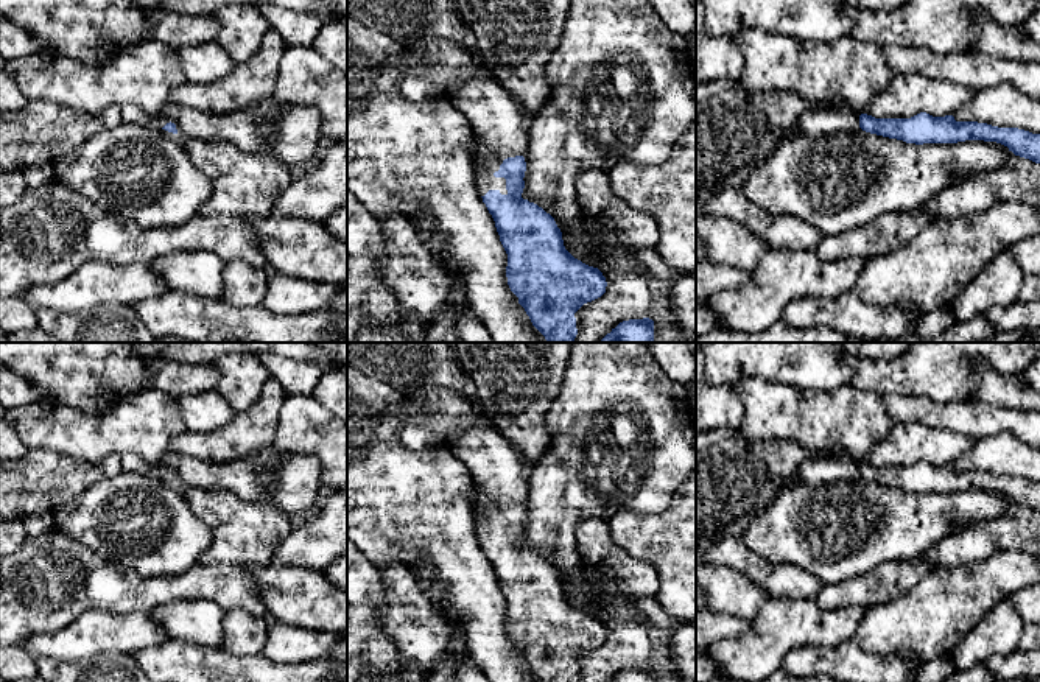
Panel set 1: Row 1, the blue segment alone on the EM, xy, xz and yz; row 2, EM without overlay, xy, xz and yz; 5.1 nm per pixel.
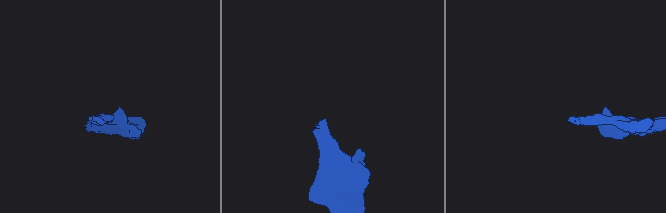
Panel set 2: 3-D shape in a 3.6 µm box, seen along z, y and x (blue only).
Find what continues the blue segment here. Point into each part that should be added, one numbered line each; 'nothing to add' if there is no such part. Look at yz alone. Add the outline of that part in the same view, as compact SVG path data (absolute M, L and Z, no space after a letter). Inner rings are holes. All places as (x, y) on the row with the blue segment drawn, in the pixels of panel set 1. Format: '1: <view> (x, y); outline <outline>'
1: yz (821, 122); outline M824 107L806 111L794 125L794 132L805 132L810 137L828 135L833 132L853 131L859 128L859 115L852 111Z

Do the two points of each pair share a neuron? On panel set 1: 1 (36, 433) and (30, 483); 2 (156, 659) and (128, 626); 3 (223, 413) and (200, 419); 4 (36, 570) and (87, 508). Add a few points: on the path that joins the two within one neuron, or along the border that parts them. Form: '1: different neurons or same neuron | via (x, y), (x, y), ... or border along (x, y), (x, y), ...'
1: different neurons | border along (28, 447), (47, 447), (70, 458)
2: different neurons | border along (167, 639), (156, 645), (139, 648), (131, 654)
3: same neuron | via (217, 413), (206, 413)
4: different neurons | border along (53, 527), (75, 537), (97, 555)

